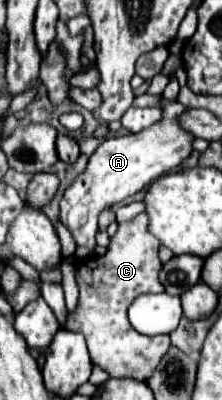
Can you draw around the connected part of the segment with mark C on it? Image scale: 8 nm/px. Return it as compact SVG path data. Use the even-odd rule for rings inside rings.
M144 213L128 223L120 223L116 235L110 239L108 251L90 259L82 259L76 267L76 283L80 289L76 311L68 315L64 329L80 331L86 337L90 359L102 367L110 377L128 375L146 381L156 369L156 363L170 347L168 335L144 337L128 323L128 305L140 293L164 291L158 281L162 263L158 259L160 241L148 233L148 217Z

